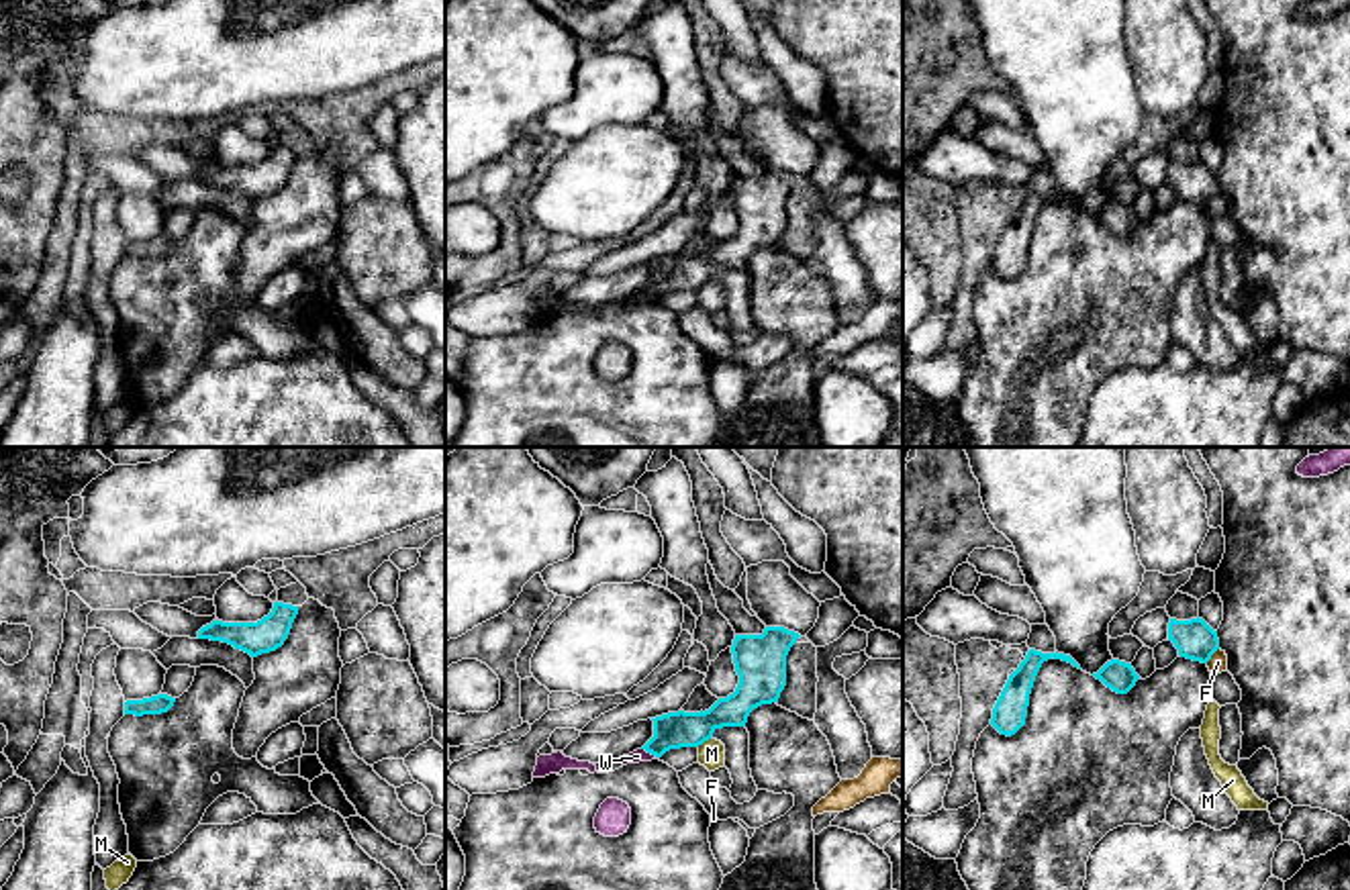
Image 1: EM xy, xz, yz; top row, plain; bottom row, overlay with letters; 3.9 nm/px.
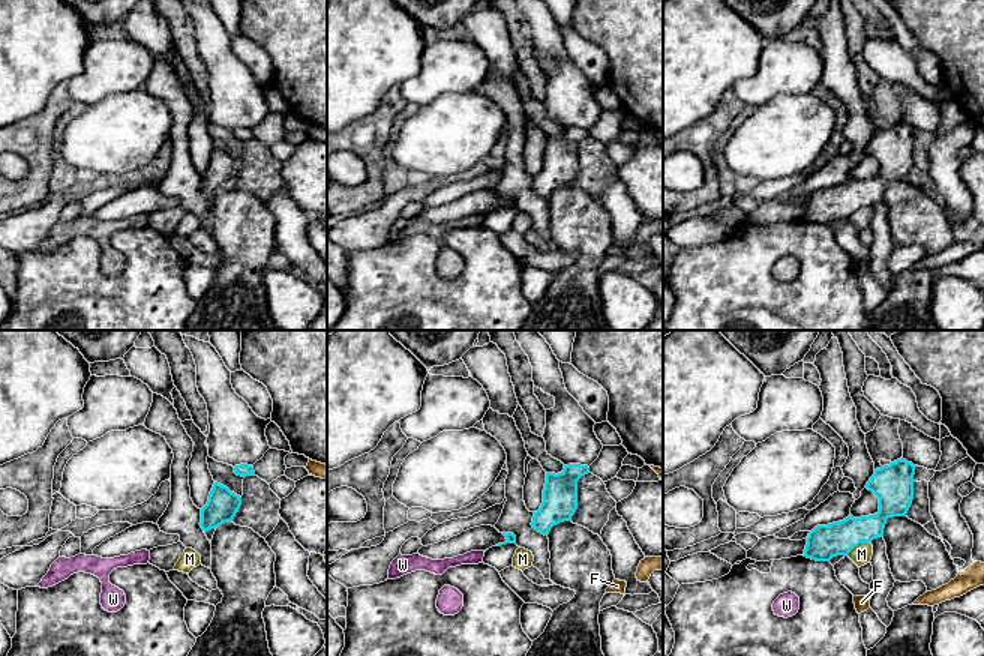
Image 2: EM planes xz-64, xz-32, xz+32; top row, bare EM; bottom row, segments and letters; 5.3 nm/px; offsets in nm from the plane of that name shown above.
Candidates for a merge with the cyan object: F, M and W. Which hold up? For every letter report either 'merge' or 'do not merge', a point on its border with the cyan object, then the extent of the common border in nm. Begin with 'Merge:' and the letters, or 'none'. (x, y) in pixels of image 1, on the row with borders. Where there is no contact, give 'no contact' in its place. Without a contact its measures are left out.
Merge: none
F: do not merge; meets cyan in yz at (1212, 654); contact 80 nm long
M: do not merge; meets cyan in xz at (703, 742); contact 70 nm long
W: do not merge; meets cyan in xz at (650, 752); contact 70 nm long

